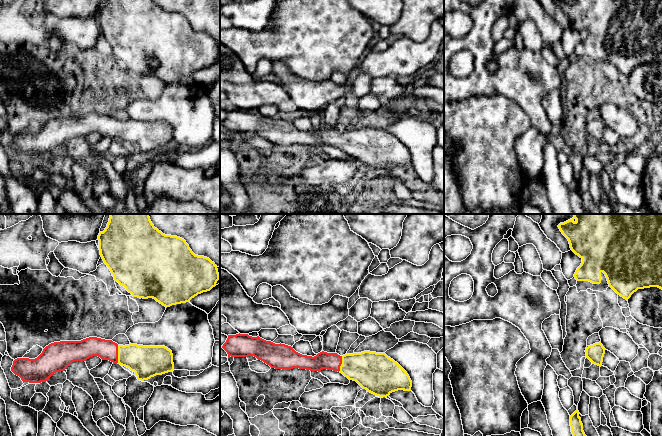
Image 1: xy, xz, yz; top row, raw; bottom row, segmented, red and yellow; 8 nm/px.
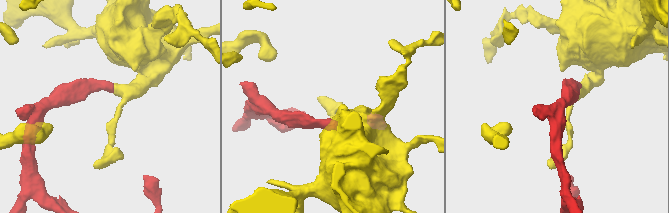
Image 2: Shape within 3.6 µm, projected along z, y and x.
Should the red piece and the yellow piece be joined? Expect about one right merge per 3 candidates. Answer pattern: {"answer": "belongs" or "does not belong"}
{"answer": "belongs"}

